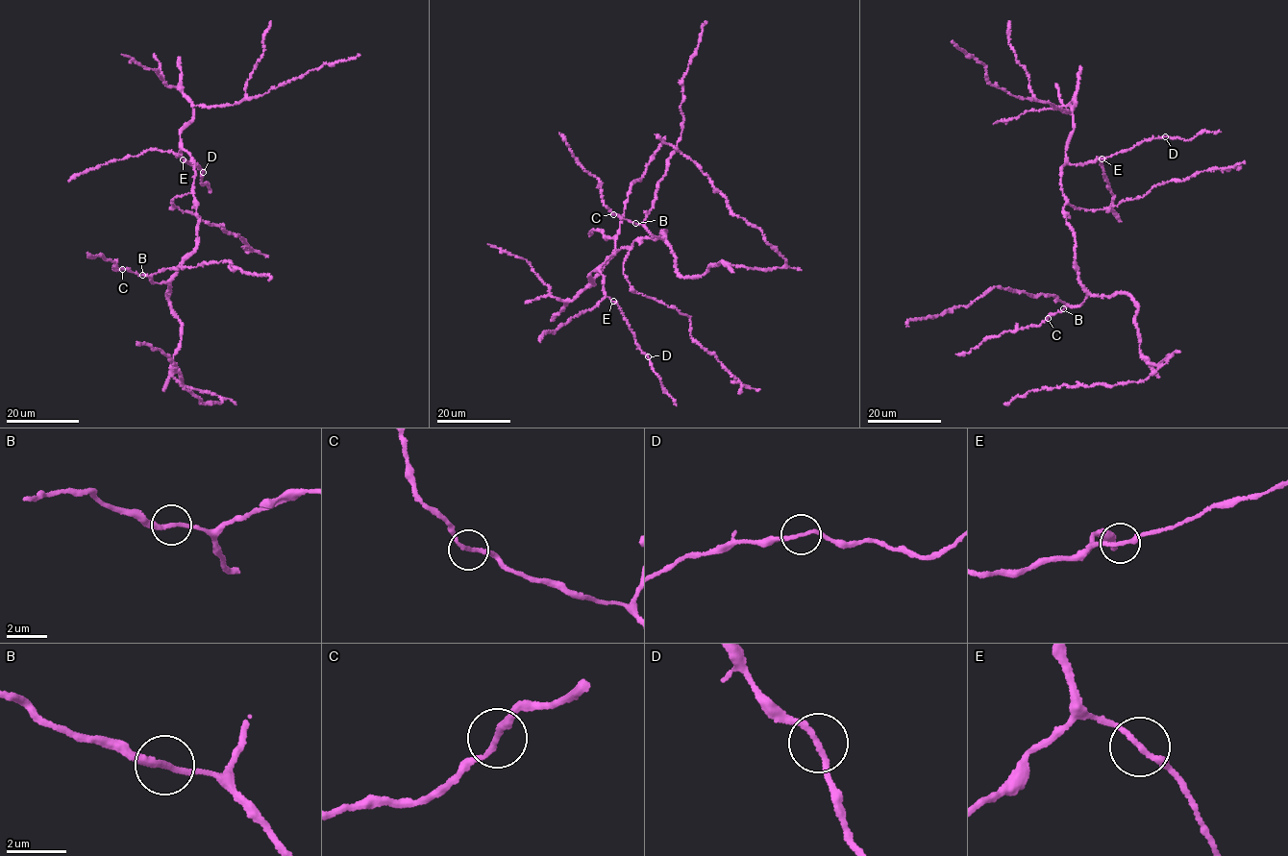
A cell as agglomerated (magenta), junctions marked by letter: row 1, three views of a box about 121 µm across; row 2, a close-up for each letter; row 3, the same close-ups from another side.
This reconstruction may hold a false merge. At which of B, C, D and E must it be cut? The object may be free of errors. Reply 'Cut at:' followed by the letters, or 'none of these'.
Cut at: none of these

